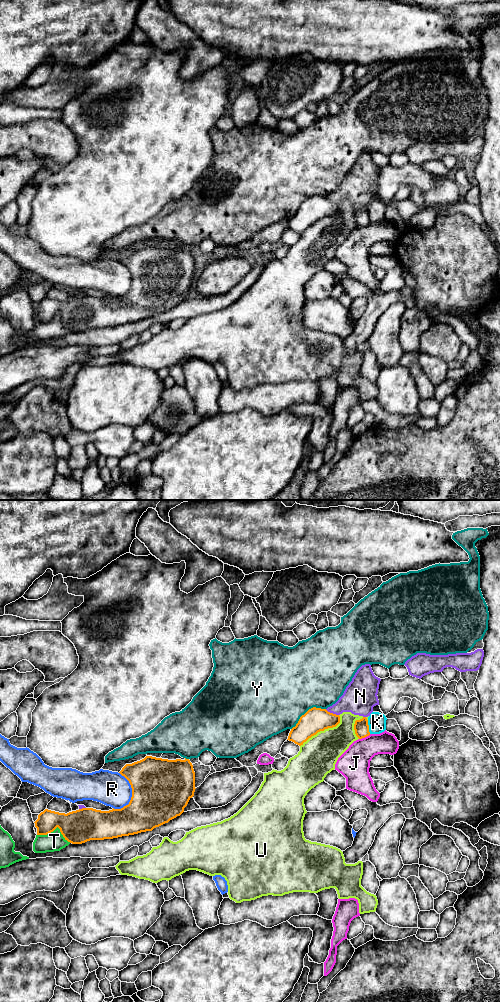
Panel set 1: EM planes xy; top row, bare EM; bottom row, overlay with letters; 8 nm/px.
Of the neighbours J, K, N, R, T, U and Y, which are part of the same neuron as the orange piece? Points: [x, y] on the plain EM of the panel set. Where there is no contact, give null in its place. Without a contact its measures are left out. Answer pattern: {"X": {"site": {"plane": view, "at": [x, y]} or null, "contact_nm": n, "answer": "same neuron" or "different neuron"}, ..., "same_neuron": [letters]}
{"J": {"site": {"plane": "xy", "at": [364, 225]}, "contact_nm": 100, "answer": "different neuron"}, "K": {"site": {"plane": "xy", "at": [368, 215]}, "contact_nm": 110, "answer": "different neuron"}, "N": {"site": {"plane": "xy", "at": [332, 201]}, "contact_nm": 120, "answer": "different neuron"}, "R": {"site": {"plane": "xy", "at": [132, 283]}, "contact_nm": 300, "answer": "different neuron"}, "T": {"site": {"plane": "xy", "at": [55, 316]}, "contact_nm": 280, "answer": "different neuron"}, "U": {"site": {"plane": "xy", "at": [322, 218]}, "contact_nm": 400, "answer": "different neuron"}, "Y": {"site": {"plane": "xy", "at": [307, 199]}, "contact_nm": 320, "answer": "different neuron"}, "same_neuron": []}

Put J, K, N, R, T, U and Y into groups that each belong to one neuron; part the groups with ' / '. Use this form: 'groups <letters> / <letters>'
groups J / K / N / R / T / U / Y

